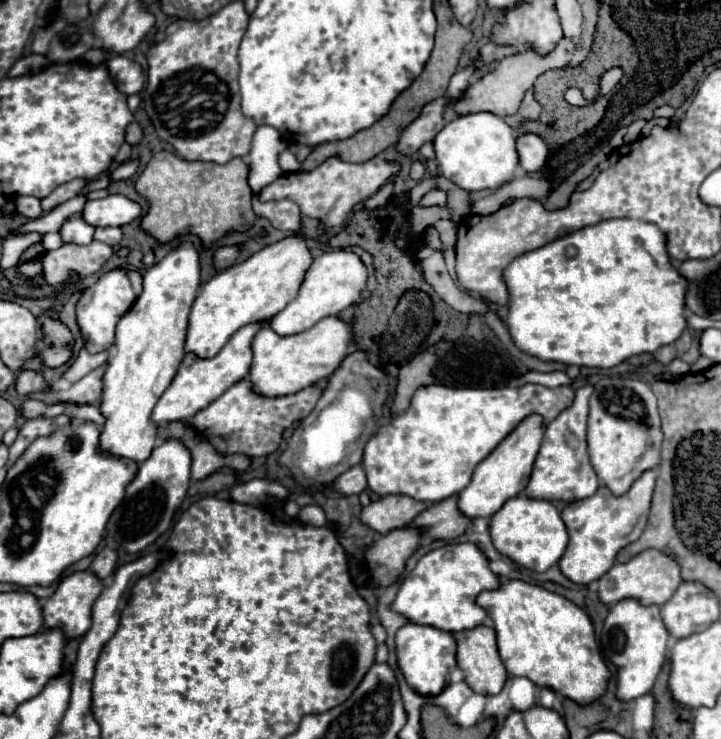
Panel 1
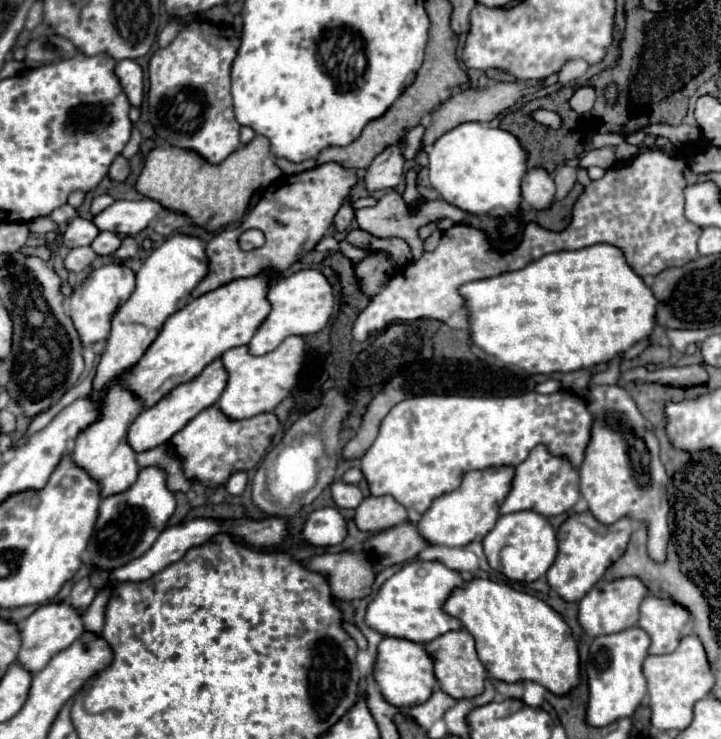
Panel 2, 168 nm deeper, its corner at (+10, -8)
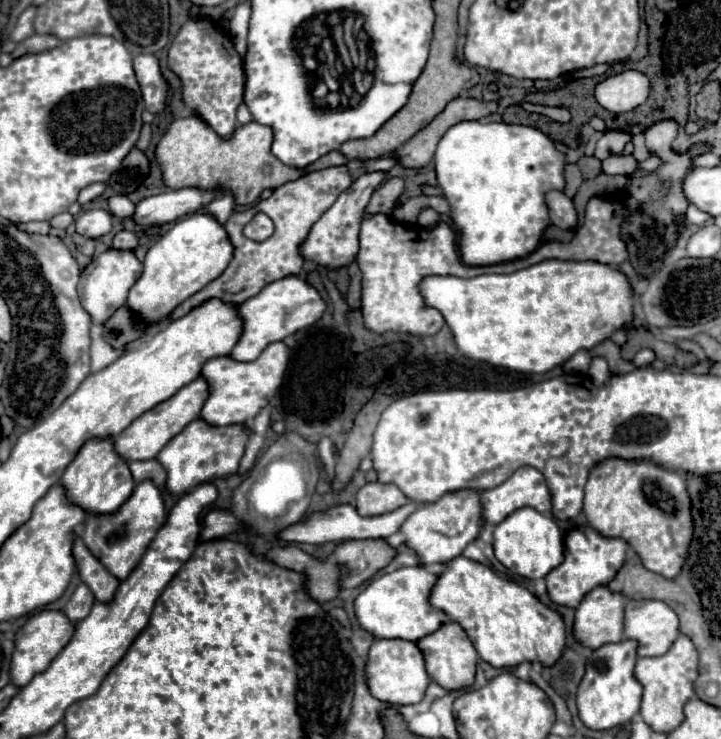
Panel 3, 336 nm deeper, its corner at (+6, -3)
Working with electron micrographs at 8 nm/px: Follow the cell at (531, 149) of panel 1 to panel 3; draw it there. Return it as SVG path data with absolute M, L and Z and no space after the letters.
M549 191L545 195L545 203L549 207L549 219L561 229L573 227L577 221L577 213L573 207L573 201L565 197L561 191Z

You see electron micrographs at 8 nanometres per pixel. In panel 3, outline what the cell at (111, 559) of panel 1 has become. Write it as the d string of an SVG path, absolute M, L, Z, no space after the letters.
M81 583L75 589L75 593L71 595L71 599L69 599L67 607L65 607L65 615L71 621L77 623L77 621L81 621L81 619L85 619L89 615L89 611L93 609L93 603L95 603L93 593L89 591L89 587L85 587L85 583Z

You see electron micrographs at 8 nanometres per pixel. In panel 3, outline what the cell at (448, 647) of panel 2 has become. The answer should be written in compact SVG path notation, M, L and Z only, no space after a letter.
M447 621L439 631L435 631L431 635L419 639L417 645L421 647L421 651L425 655L427 673L429 673L429 677L435 683L439 683L441 687L445 687L447 691L459 691L459 689L467 689L467 687L473 685L479 655L477 655L473 643L469 641L467 633L463 631L463 627L459 623Z

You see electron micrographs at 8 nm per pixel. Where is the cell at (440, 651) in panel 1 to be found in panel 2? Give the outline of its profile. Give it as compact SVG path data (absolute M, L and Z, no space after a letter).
M383 638L377 646L377 660L373 668L373 678L381 688L385 700L397 708L417 706L423 704L435 690L435 676L433 676L433 660L425 652L423 644L409 642L403 638Z

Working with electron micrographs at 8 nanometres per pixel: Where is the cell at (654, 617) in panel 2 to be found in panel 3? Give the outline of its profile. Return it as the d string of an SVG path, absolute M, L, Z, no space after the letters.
M655 599L627 601L625 637L639 641L641 657L663 655L679 635L679 617L667 603Z

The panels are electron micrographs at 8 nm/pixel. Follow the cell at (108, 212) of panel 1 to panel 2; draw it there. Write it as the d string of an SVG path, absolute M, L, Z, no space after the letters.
M143 198L137 202L117 200L113 206L103 210L93 218L99 230L109 230L119 236L135 236L145 230L153 218L157 218L165 208L151 198Z

